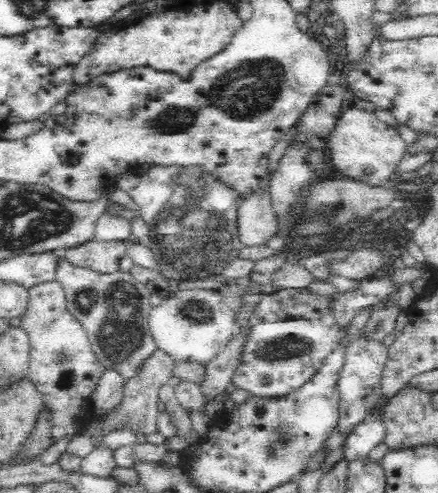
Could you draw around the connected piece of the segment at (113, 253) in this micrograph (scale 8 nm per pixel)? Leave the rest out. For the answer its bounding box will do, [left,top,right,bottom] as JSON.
[62,241,127,274]

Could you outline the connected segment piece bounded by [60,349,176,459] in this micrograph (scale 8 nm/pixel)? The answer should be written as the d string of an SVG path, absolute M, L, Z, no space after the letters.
M156 349L156 352L149 359L145 360L142 372L140 372L136 378L125 382L124 400L115 408L115 411L88 420L83 431L68 443L66 450L60 454L60 457L64 453L68 453L83 459L96 448L104 435L112 431L117 431L118 429L126 429L126 431L130 431L130 433L144 435L144 437L146 437L147 434L154 434L154 432L158 430L158 427L156 427L158 390L160 386L169 383L169 379L173 376L175 362L176 360L173 356L170 356L163 350Z

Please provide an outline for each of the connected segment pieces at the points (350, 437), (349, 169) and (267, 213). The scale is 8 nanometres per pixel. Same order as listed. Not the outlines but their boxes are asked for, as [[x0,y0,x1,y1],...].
[[343,418,385,460],[325,105,407,186],[237,190,279,246]]

